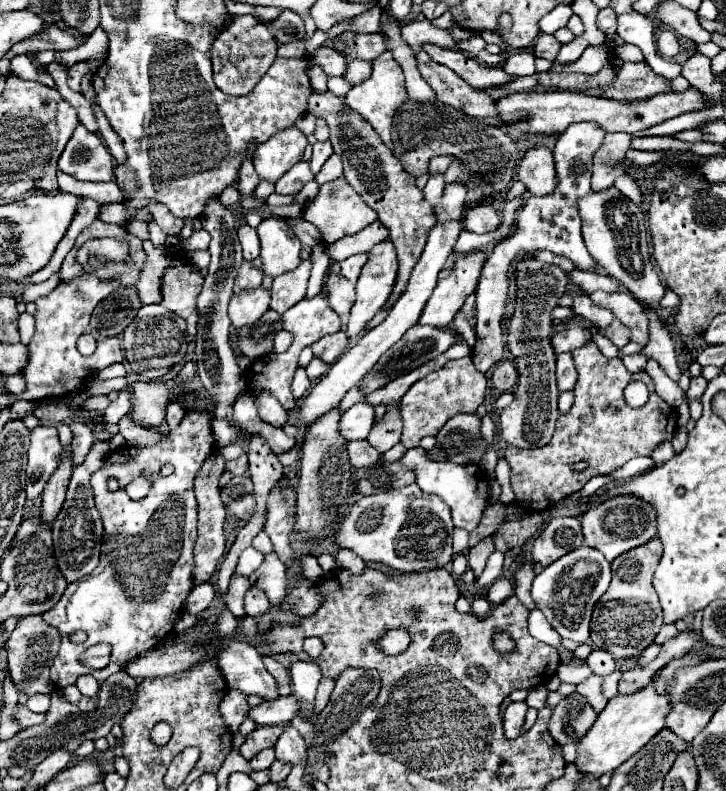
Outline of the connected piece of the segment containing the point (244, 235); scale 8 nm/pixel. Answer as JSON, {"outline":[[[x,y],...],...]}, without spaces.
{"outline":[[[242,224],[238,228],[238,238],[240,238],[242,250],[244,250],[244,260],[258,258],[258,254],[260,254],[260,242],[258,242],[256,230],[252,226],[248,226],[248,224]]]}

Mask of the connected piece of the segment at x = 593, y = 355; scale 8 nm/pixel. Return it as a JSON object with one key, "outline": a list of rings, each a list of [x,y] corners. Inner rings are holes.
{"outline":[[[586,342],[582,348],[572,350],[572,358],[578,370],[574,404],[568,414],[560,414],[550,444],[530,450],[508,446],[506,450],[516,504],[524,512],[542,512],[578,492],[592,476],[612,474],[630,458],[650,456],[660,442],[672,440],[676,432],[676,412],[652,390],[648,374],[628,372],[620,358],[606,358],[594,342]],[[632,380],[642,380],[650,390],[650,398],[642,408],[630,408],[624,402],[622,390]],[[578,462],[586,462],[588,468],[576,472],[574,464]]]}

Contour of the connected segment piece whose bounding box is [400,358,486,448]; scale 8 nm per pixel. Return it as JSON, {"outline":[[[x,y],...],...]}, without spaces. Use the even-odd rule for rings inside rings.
{"outline":[[[472,358],[452,360],[440,370],[430,372],[422,380],[414,382],[400,400],[400,416],[404,422],[400,442],[406,448],[416,448],[424,436],[436,436],[440,428],[458,412],[476,412],[476,408],[484,402],[484,394],[486,376],[474,368]]]}

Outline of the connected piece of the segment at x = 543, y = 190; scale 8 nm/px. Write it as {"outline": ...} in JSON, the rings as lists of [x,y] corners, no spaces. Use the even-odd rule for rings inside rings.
{"outline":[[[544,146],[530,148],[516,164],[518,180],[530,194],[548,194],[556,186],[556,172],[552,166],[552,152]]]}

